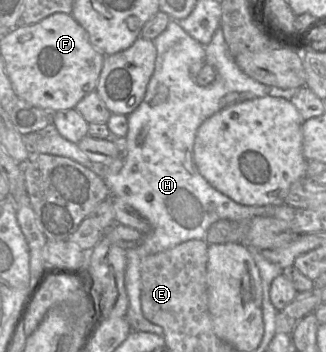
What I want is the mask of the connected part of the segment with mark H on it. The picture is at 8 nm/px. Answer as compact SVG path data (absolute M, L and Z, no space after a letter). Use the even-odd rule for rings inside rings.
M170 19L167 28L152 40L157 51L155 69L147 85L143 101L132 113L127 115L128 132L125 136L127 142L126 156L120 172L117 174L107 174L104 165L93 163L80 150L77 144L61 136L54 125L50 125L42 131L34 132L40 133L40 137L30 149L35 153L70 158L94 171L104 180L111 196L119 198L133 207L149 222L151 231L148 234L144 234L143 241L136 248L126 250L125 286L129 307L125 318L131 325L133 331L151 332L159 336L164 336L163 328L148 321L142 312L140 275L140 263L142 259L146 256L173 248L185 241L193 239L205 240L209 227L218 220L242 221L256 216L272 217L276 207L276 205L246 206L238 204L217 191L205 180L199 173L193 158L193 146L198 128L207 118L229 105L267 95L281 97L290 101L292 95L297 90L283 90L277 87L269 87L246 75L236 65L234 57L229 53L221 27L216 29L211 42L204 47L187 34L179 26L177 21ZM197 62L205 62L215 69L216 77L211 84L202 87L194 81L194 77L190 74L189 69L193 63ZM163 87L167 88L168 97L165 102L160 102L157 101L157 96Z

